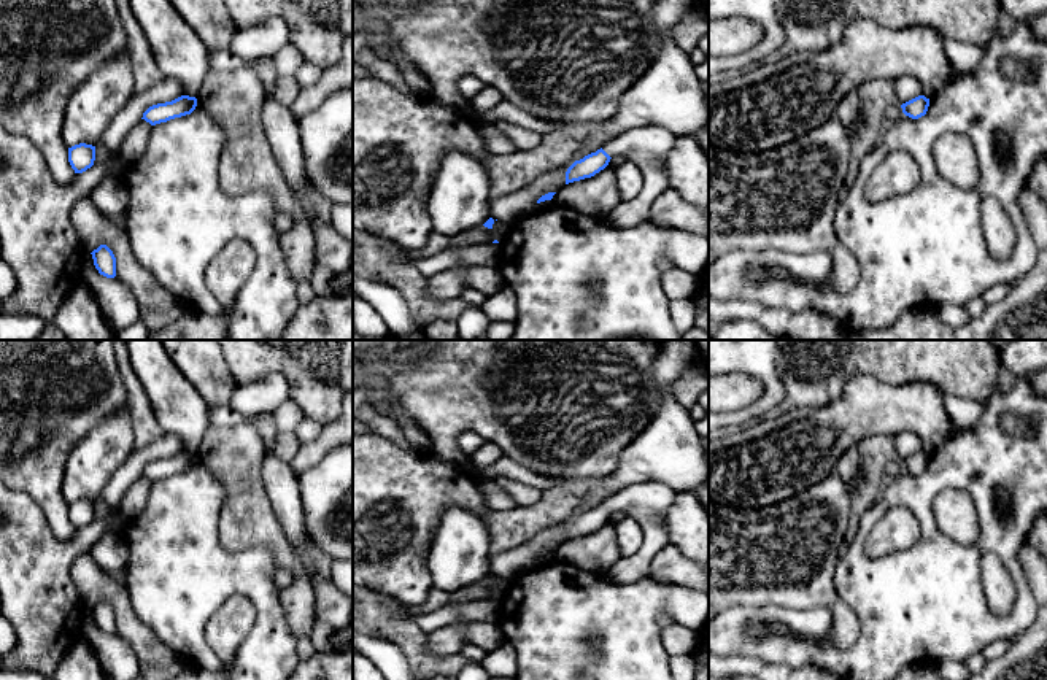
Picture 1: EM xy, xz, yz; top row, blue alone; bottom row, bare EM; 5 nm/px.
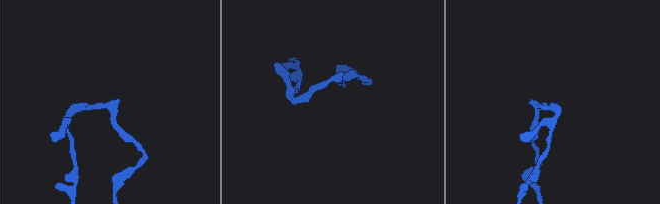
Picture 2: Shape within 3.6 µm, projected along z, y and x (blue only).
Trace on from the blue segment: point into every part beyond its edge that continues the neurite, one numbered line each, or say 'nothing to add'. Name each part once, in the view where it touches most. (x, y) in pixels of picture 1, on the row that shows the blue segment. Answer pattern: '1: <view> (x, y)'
1: xz (647, 146)

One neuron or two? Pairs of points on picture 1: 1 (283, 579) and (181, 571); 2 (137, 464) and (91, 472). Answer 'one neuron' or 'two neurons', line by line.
1: two neurons
2: two neurons

